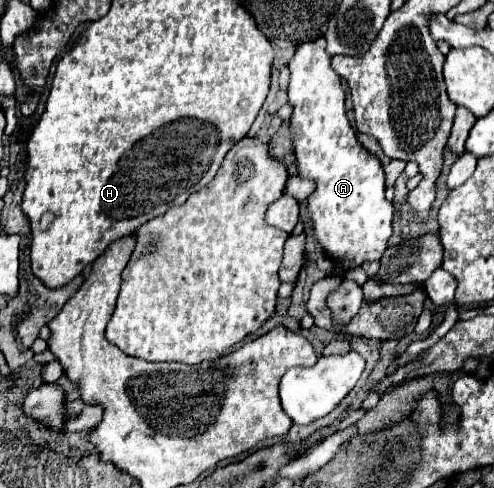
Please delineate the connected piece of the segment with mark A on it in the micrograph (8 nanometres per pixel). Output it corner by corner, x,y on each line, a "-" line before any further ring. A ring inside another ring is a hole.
325,39
299,45
289,63
289,71
289,105
293,105
289,133
295,149
297,177
315,181
315,191
307,197
313,237
341,271
377,261
393,235
395,207
385,199
385,173
379,159
355,139
345,111
341,77
331,69

